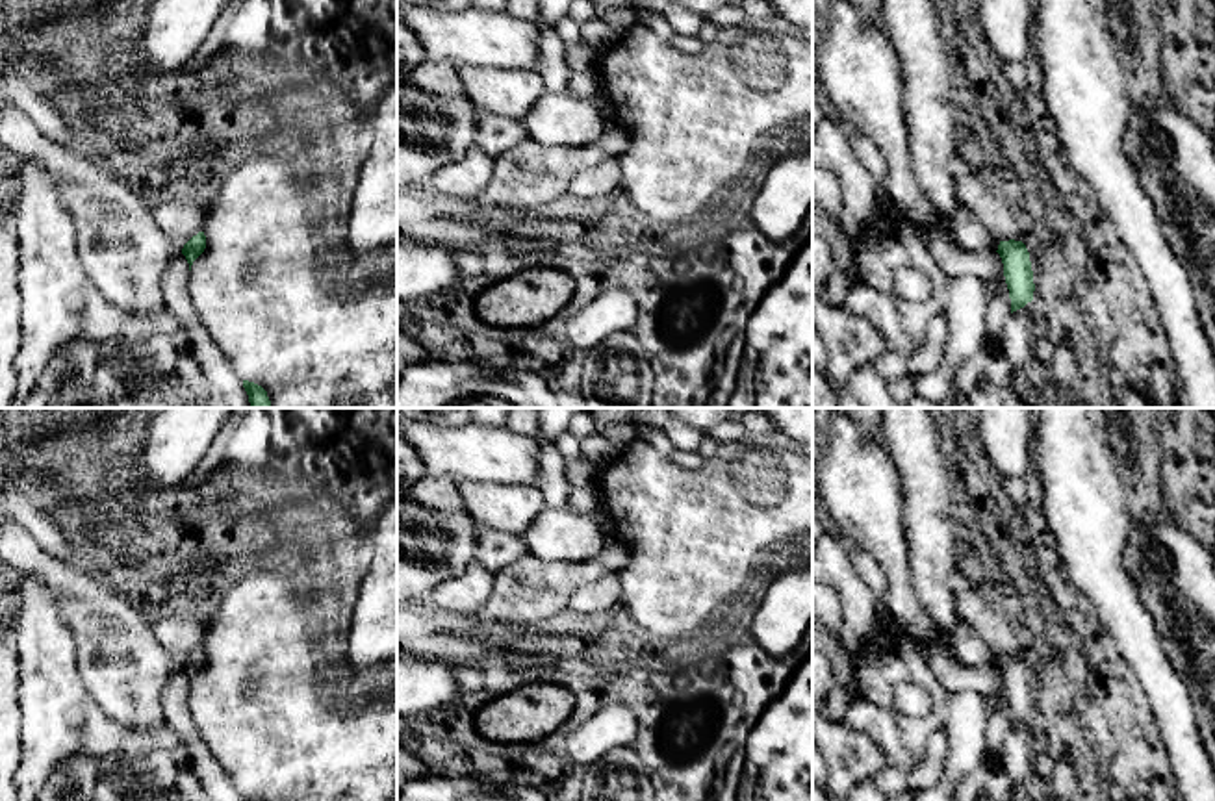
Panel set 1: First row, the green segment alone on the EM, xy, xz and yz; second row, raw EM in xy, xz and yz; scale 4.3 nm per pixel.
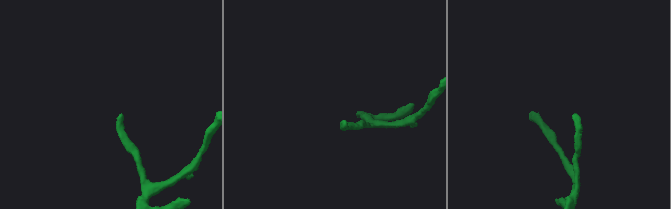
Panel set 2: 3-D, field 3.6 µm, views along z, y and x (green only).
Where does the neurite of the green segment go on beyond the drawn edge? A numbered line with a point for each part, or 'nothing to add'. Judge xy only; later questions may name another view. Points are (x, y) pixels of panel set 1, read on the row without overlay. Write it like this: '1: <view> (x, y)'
nothing to add

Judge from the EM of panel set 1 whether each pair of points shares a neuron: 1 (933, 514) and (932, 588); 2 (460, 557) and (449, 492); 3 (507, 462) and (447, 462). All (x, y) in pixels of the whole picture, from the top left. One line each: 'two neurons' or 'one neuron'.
1: one neuron
2: one neuron
3: one neuron

